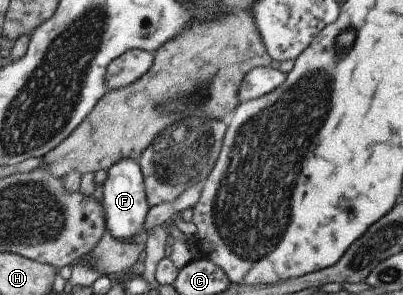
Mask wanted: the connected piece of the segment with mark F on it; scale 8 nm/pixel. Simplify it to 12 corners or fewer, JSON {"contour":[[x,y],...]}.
{"contour":[[136,160],[103,172],[103,222],[114,239],[142,232],[149,207]]}

